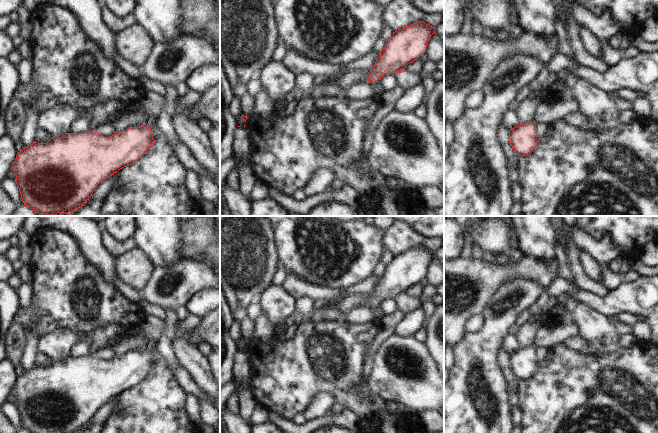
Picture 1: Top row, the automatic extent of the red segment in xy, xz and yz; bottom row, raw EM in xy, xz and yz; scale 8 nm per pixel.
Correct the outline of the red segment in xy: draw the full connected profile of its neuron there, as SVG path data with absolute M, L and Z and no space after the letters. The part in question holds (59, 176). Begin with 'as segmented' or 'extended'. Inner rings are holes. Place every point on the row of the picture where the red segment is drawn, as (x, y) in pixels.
extended; M146 113L144 116L144 126L129 127L110 137L99 135L94 129L85 133L67 133L61 137L52 137L47 143L35 141L24 147L17 153L11 166L24 205L39 215L55 216L57 213L70 215L86 204L98 184L136 162L156 142L151 128L157 118Z

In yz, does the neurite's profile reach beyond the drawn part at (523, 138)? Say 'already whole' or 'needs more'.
needs more

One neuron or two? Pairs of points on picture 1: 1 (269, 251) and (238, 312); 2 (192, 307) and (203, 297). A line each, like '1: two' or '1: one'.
1: one
2: one

